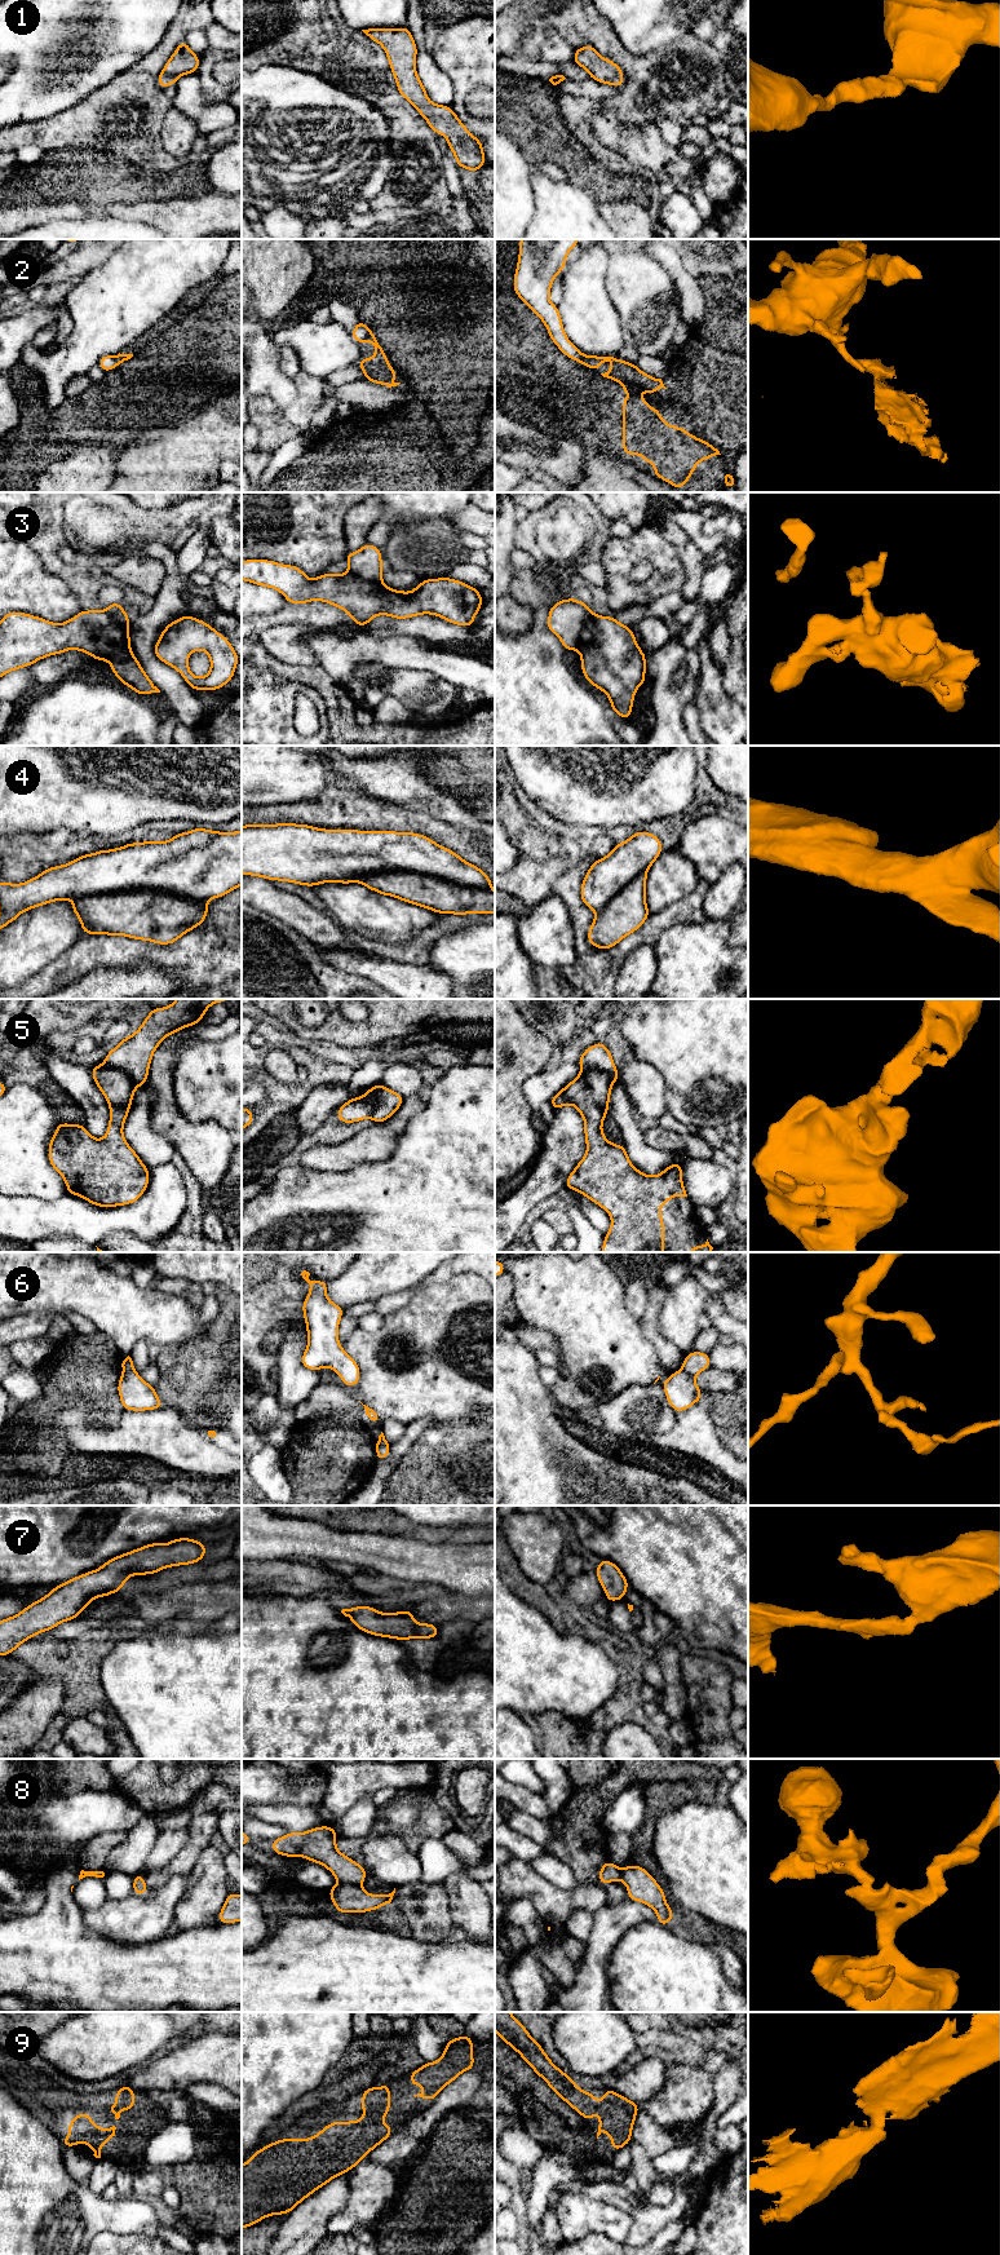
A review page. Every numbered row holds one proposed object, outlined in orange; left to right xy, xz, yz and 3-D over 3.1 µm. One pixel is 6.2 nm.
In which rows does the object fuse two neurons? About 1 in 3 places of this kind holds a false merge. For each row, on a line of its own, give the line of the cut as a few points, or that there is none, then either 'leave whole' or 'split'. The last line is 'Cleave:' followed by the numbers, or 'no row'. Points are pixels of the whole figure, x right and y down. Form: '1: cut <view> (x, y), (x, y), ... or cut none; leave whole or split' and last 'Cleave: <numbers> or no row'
1: cut none; leave whole
2: cut xy (115, 356), (116, 365); split
3: cut yz (591, 611), (580, 632), (576, 649); split
4: cut xz (357, 881), (370, 875), (408, 871), (490, 891); split
5: cut yz (582, 1070), (605, 1071), (613, 1082); split
6: cut xy (123, 1370), (133, 1371); split
7: cut none; leave whole
8: cut xz (345, 1883), (361, 1886); split
9: cut none; leave whole
Cleave: 2, 3, 4, 5, 6, 8

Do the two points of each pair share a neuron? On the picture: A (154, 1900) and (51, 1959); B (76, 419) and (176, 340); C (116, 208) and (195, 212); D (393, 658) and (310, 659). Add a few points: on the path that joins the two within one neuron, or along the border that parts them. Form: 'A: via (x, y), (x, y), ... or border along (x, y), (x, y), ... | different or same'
A: border along (82, 1913), (83, 1922), (100, 1936), (124, 1944) | different
B: via (101, 415), (151, 365) | same
C: via (136, 211), (176, 212) | same
D: border along (315, 629), (305, 636), (305, 641), (318, 664) | different

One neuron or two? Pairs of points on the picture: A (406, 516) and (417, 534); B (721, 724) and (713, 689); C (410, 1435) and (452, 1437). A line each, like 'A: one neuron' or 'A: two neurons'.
A: two neurons
B: one neuron
C: two neurons

